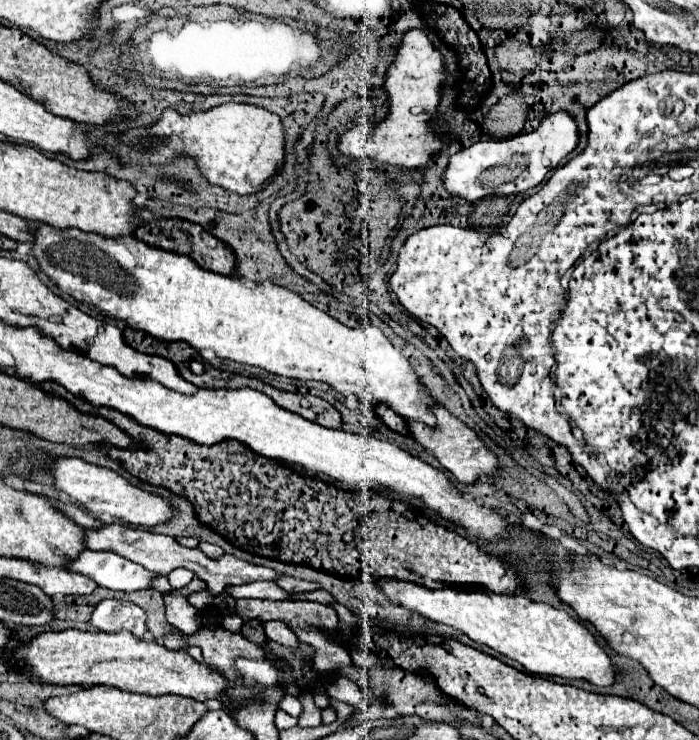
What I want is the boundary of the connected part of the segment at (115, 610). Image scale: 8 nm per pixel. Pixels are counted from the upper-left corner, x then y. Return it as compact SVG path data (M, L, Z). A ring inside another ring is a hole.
M104 599L100 601L90 617L90 625L98 631L130 631L138 639L146 631L146 615L144 611L130 603L130 601L118 601L118 599Z

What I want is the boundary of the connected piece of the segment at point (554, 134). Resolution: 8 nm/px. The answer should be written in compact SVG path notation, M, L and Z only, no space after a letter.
M570 113L548 115L538 129L520 133L502 141L478 141L448 159L442 173L442 187L464 201L478 201L490 195L524 193L542 183L546 173L554 169L578 143L578 127Z

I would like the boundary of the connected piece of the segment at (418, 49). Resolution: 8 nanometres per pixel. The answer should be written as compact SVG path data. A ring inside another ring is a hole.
M410 29L402 35L398 47L394 49L394 59L386 69L382 91L386 93L388 113L374 127L356 125L346 133L338 135L338 151L354 161L370 159L376 165L396 165L396 167L422 167L434 153L442 149L442 141L426 121L432 117L438 99L440 85L444 83L444 63L442 55L432 47L430 39L422 29Z

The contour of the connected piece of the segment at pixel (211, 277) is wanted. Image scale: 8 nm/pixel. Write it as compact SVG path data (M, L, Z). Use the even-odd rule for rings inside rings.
M38 223L34 229L32 255L38 261L42 273L50 277L54 285L58 285L64 293L72 295L76 301L98 307L104 315L112 319L124 321L132 329L140 329L156 339L164 341L186 341L194 349L212 349L222 359L232 359L246 365L262 367L270 373L294 379L316 379L330 383L342 395L358 395L360 405L372 409L376 403L386 403L400 417L408 419L410 435L428 451L432 451L440 465L454 473L454 477L462 483L474 483L482 473L490 475L498 469L496 455L484 447L478 435L460 419L456 419L444 407L434 405L432 413L438 423L434 425L434 415L430 413L432 399L424 397L424 385L418 381L416 373L410 369L408 359L394 349L394 345L386 339L386 335L372 325L362 329L350 329L340 321L326 315L322 309L310 305L300 295L290 289L276 287L270 283L248 283L240 277L226 277L196 265L190 257L162 251L156 247L138 241L138 237L104 237L78 229L58 229L48 223Z

